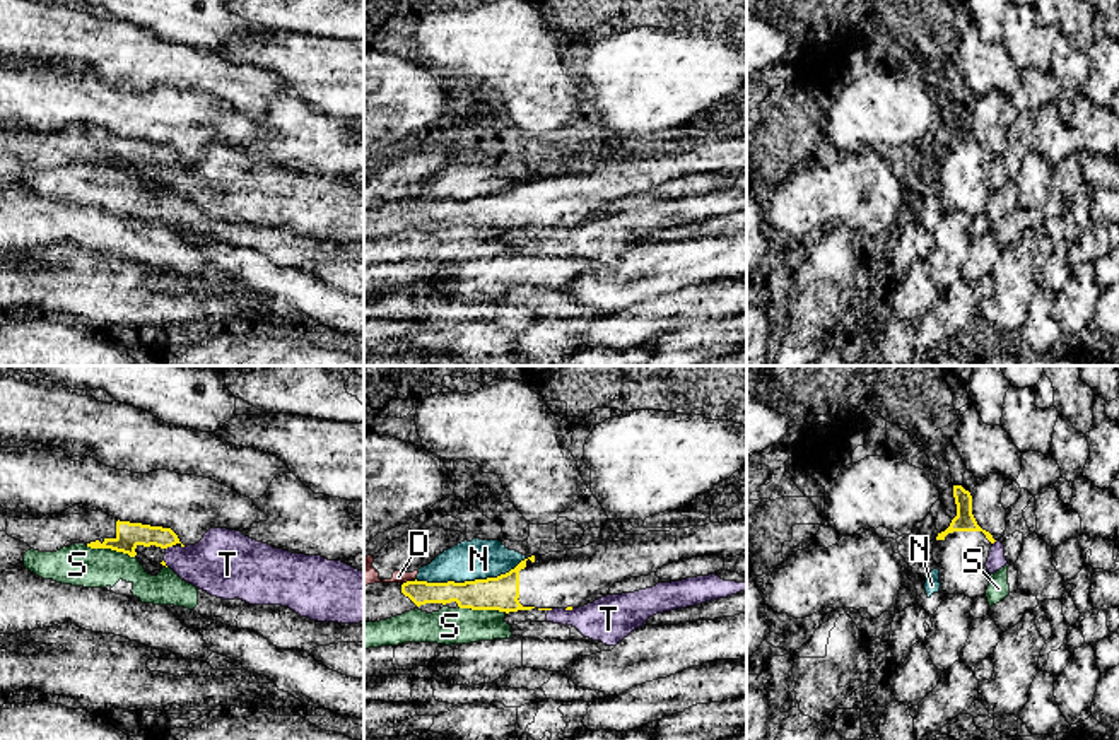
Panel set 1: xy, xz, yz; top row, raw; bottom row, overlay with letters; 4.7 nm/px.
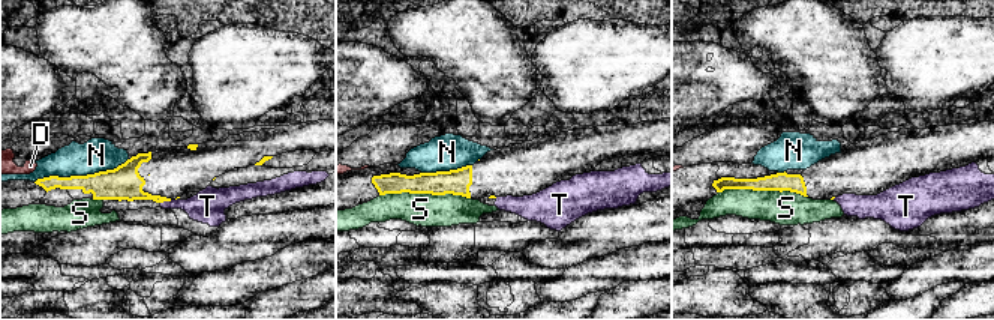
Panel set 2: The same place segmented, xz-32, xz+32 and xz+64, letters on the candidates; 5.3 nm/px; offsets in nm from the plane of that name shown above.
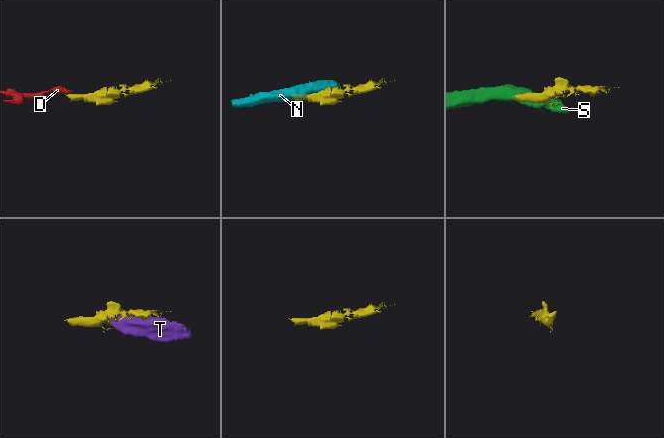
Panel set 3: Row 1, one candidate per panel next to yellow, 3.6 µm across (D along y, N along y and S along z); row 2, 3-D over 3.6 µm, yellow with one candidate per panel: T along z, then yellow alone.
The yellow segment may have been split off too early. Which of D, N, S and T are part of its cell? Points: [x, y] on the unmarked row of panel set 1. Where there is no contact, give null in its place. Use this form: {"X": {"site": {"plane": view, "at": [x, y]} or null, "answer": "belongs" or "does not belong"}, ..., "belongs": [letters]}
{"D": {"site": {"plane": "xz", "at": [407, 199]}, "answer": "does not belong"}, "N": {"site": {"plane": "xz", "at": [470, 199]}, "answer": "does not belong"}, "S": {"site": {"plane": "xy", "at": [110, 164]}, "answer": "does not belong"}, "T": {"site": {"plane": "xy", "at": [168, 163]}, "answer": "does not belong"}, "belongs": []}

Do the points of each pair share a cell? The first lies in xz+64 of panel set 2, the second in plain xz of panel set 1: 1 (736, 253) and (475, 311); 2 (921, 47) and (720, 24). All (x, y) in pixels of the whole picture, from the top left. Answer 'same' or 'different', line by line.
1: same
2: different

